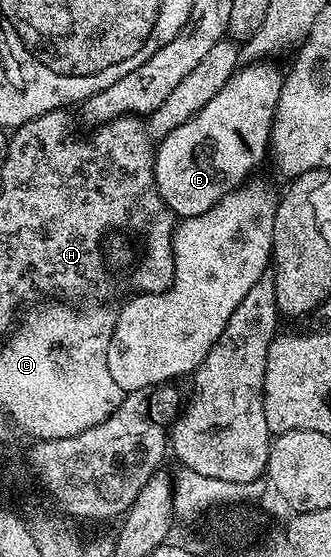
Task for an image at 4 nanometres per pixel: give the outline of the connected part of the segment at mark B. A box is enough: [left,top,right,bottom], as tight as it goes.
[154,64,284,218]

